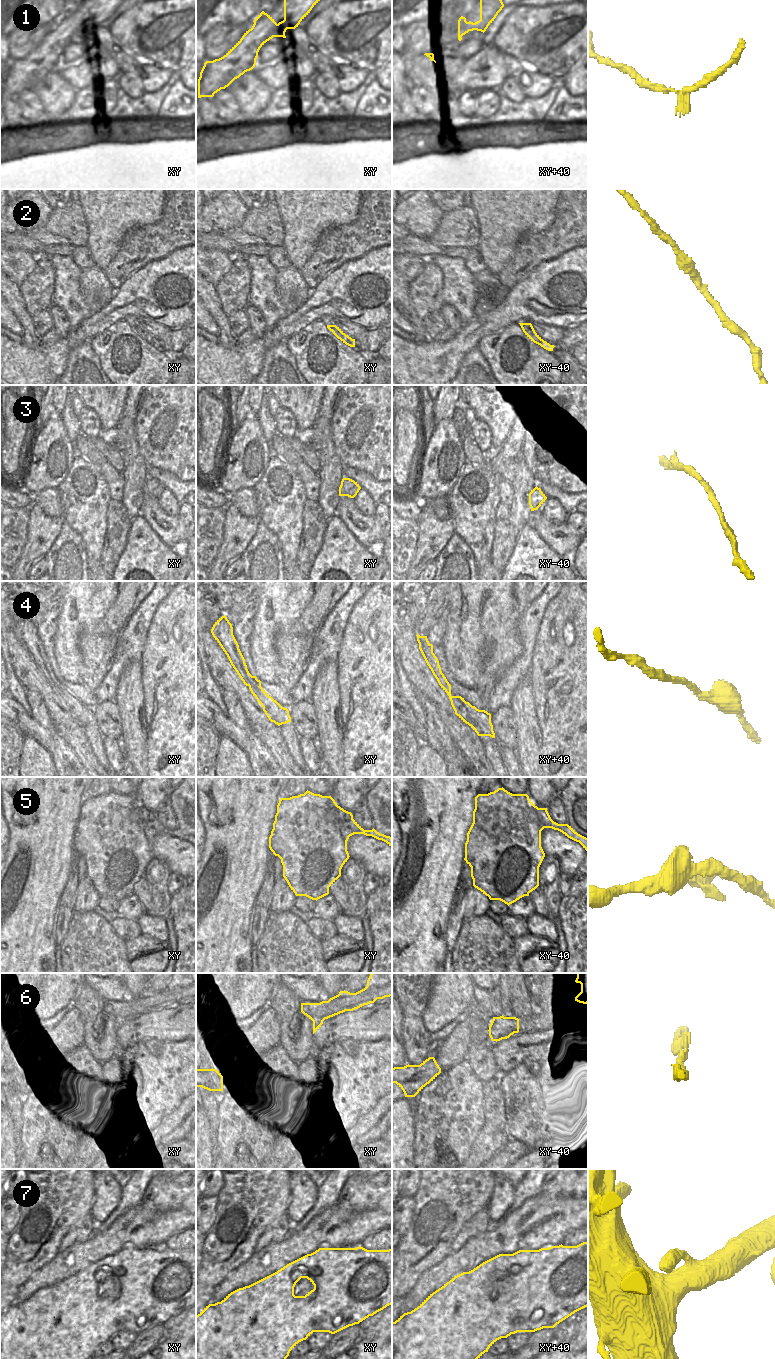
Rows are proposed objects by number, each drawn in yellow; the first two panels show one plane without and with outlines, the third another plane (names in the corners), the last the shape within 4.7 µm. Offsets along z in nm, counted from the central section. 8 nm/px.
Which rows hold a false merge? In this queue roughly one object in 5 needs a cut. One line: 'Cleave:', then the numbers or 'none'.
Cleave: none

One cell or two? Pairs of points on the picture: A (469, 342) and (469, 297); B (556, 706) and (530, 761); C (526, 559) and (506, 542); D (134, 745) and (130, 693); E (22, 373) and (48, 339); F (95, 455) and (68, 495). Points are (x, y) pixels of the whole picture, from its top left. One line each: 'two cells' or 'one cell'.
A: two cells
B: two cells
C: two cells
D: one cell
E: two cells
F: two cells

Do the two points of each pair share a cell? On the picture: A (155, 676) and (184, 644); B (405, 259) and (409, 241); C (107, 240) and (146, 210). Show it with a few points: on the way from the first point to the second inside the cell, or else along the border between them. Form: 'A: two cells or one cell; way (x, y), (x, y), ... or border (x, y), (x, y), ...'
A: one cell; way (163, 668), (179, 652)
B: two cells; border (402, 252), (415, 254), (423, 258)
C: one cell; way (117, 230), (136, 211)

